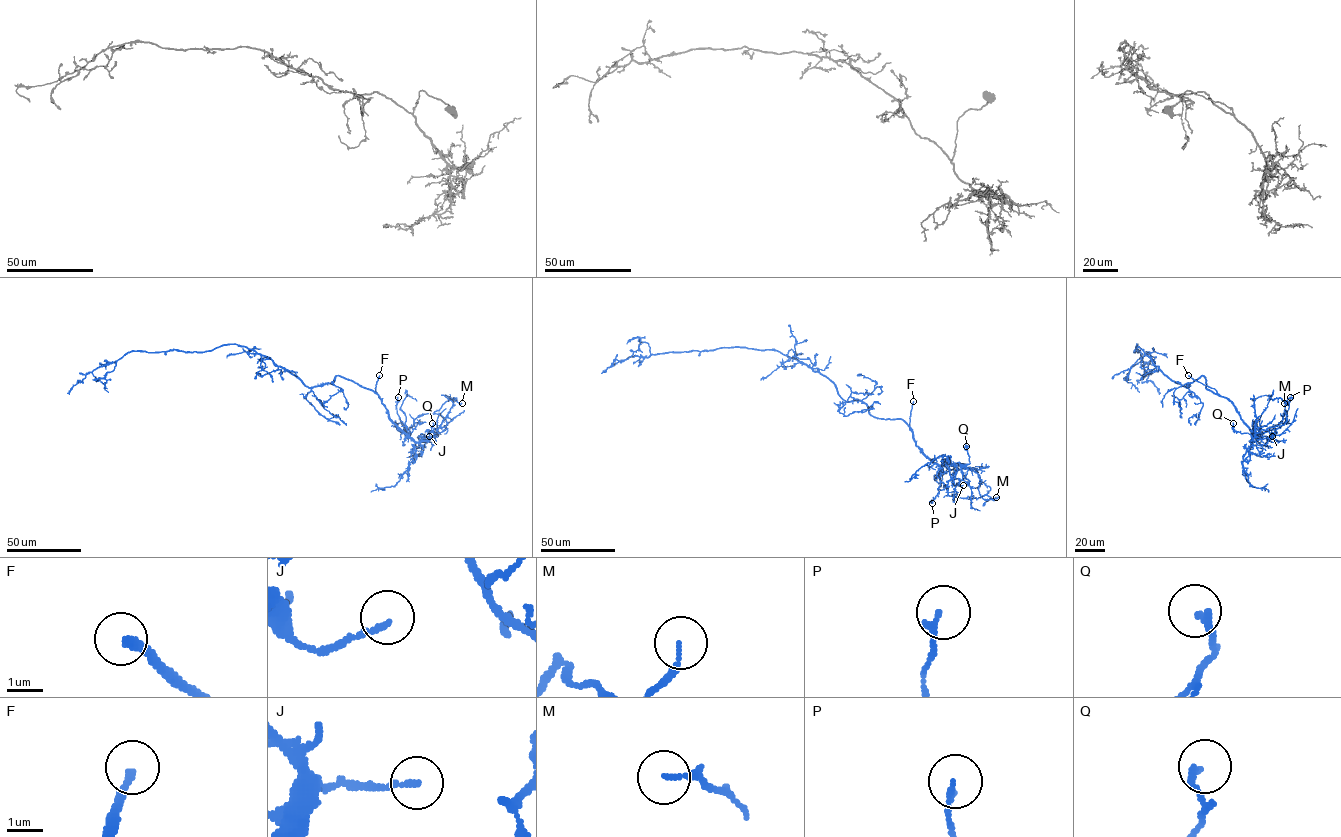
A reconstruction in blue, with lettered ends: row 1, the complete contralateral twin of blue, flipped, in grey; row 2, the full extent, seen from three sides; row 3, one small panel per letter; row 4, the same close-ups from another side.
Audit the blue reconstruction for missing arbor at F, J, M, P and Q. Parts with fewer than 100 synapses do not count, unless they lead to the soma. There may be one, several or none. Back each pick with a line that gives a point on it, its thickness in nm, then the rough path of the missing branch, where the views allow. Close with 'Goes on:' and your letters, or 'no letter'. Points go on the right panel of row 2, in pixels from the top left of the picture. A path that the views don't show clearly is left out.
F: place (1188, 375); calibre 220 nm
Goes on: F

